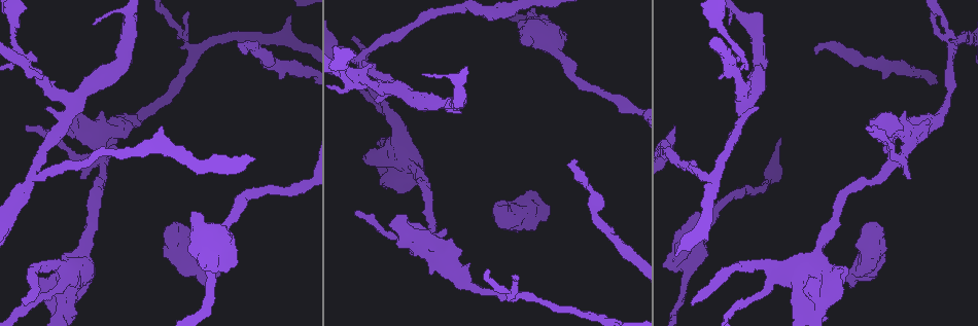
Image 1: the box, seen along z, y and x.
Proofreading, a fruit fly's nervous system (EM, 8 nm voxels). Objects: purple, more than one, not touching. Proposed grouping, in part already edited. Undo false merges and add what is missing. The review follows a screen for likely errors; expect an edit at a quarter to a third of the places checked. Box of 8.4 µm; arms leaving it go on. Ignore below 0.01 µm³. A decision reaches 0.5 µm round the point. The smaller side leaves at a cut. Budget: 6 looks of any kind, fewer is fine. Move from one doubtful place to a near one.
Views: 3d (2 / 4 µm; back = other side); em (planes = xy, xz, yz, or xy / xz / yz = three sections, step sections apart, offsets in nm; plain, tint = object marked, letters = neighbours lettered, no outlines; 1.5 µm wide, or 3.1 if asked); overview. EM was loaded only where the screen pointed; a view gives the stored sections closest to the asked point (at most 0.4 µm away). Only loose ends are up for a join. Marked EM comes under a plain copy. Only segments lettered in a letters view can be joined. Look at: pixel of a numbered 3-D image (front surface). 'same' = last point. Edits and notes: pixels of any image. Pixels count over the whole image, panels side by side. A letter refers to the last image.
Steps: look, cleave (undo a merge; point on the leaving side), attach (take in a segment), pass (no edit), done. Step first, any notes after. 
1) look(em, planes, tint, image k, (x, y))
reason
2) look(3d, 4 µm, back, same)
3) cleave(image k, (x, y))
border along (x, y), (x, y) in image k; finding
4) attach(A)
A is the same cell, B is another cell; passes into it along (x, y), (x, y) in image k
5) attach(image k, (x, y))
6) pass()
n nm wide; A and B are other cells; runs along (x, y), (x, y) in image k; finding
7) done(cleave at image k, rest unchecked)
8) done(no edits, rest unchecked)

look(em, xz, step 8, letters, image 1, (519, 40))
stops while still wide

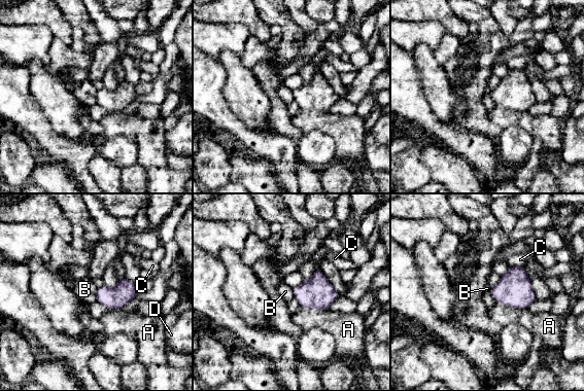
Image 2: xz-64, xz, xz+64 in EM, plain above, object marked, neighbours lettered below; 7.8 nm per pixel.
pass()
A, B, C and D are other cells; border along (98, 288), (95, 300) in image 2; none of them fits

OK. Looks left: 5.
look(em, planes, letters, image 1, (27, 127))
an open end

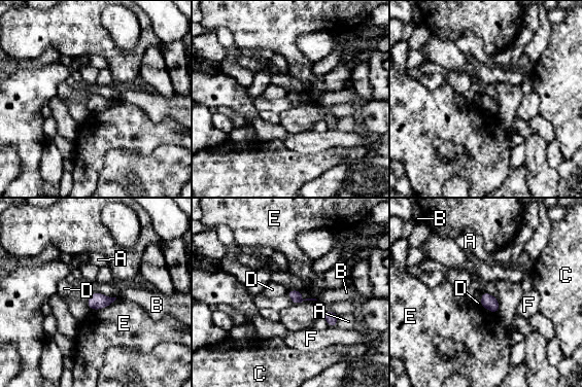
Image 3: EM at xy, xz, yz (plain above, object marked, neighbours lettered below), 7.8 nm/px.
pass()
90 nm wide; A, B, C, D, E and F are other cells; border along (287, 290), (285, 293) in image 3; none of them fits

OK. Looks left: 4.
look(3d, 4 µm, image 1, (869, 222))
thick end

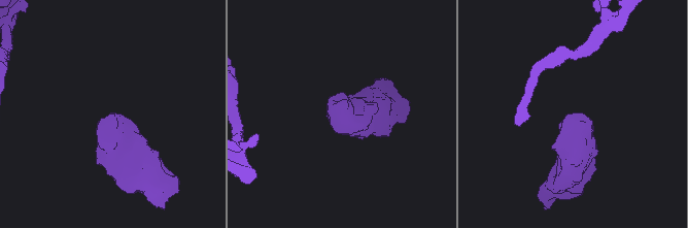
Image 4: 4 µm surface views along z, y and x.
look(em, xz, step 4, tint, image 4, (342, 112))
shape alone is not enough

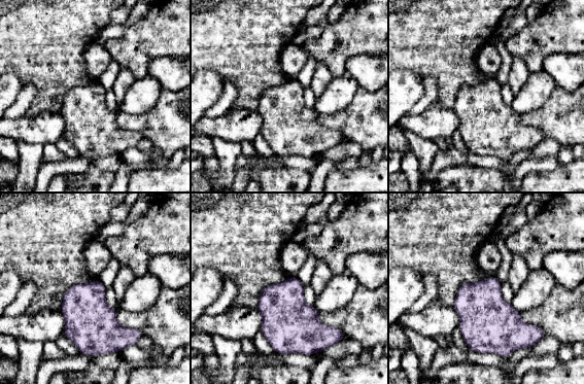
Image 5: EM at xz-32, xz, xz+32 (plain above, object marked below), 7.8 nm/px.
look(em, planes, letters, same)
cut it another way

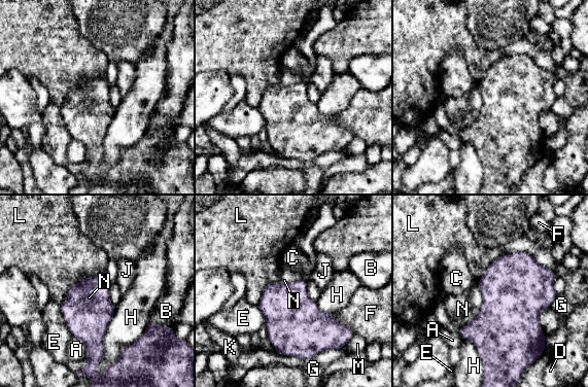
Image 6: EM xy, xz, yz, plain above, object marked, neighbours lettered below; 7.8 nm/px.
pass()
460 nm wide; A, B, C, D, E, F, G, H, J, K, L, M and N are other cells; border along (116, 308), (98, 361) in image 6; none of them fits

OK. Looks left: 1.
done(no edits, rest unchecked)

